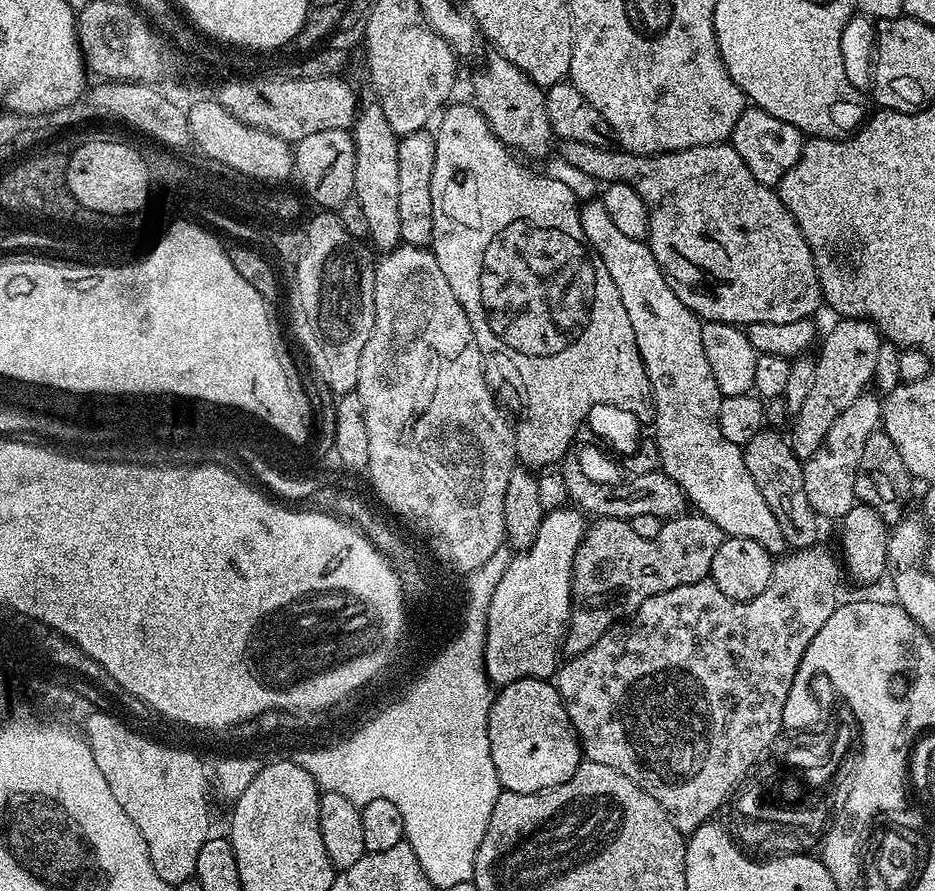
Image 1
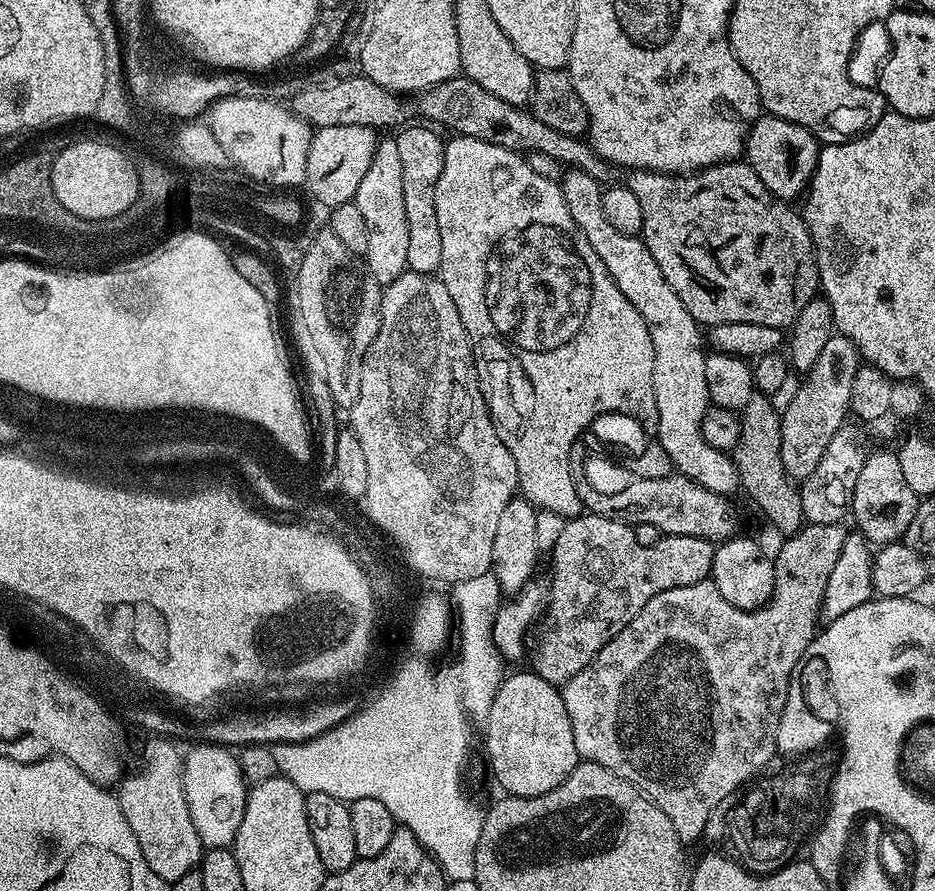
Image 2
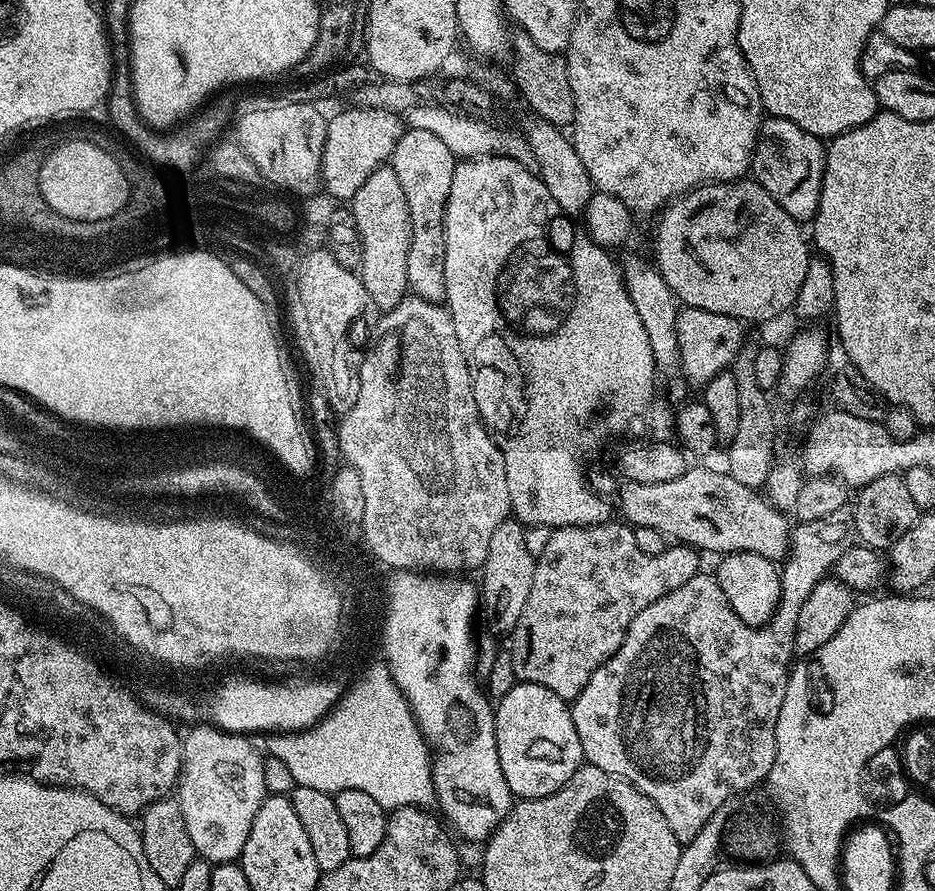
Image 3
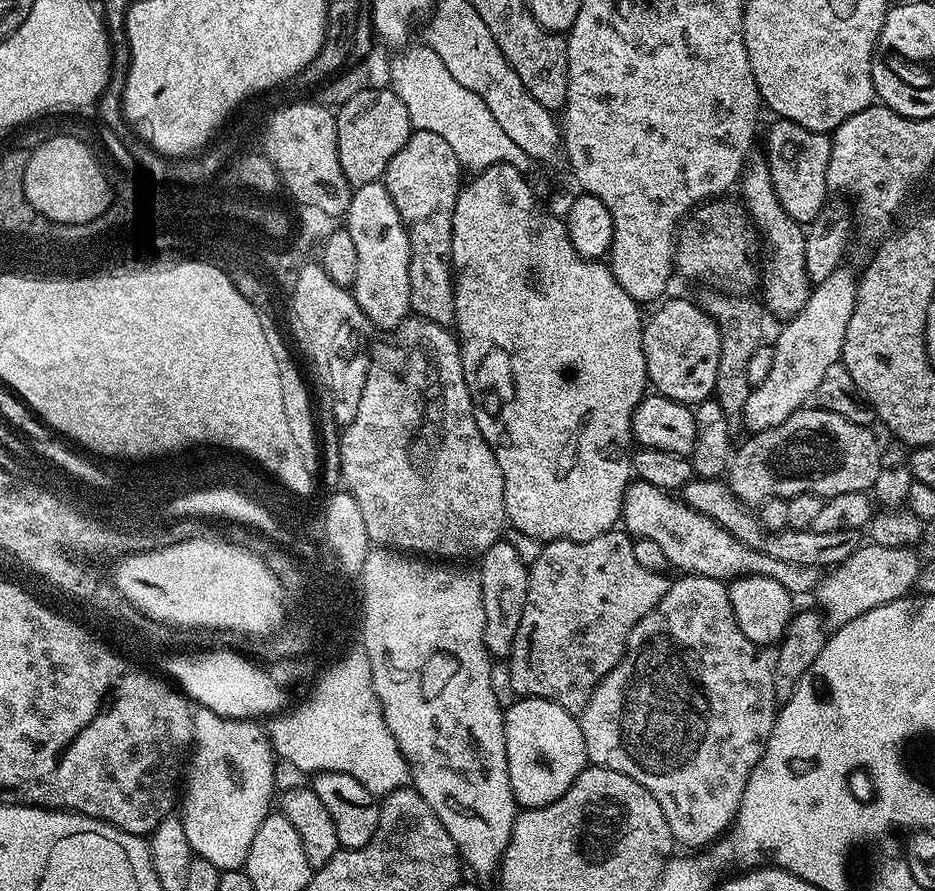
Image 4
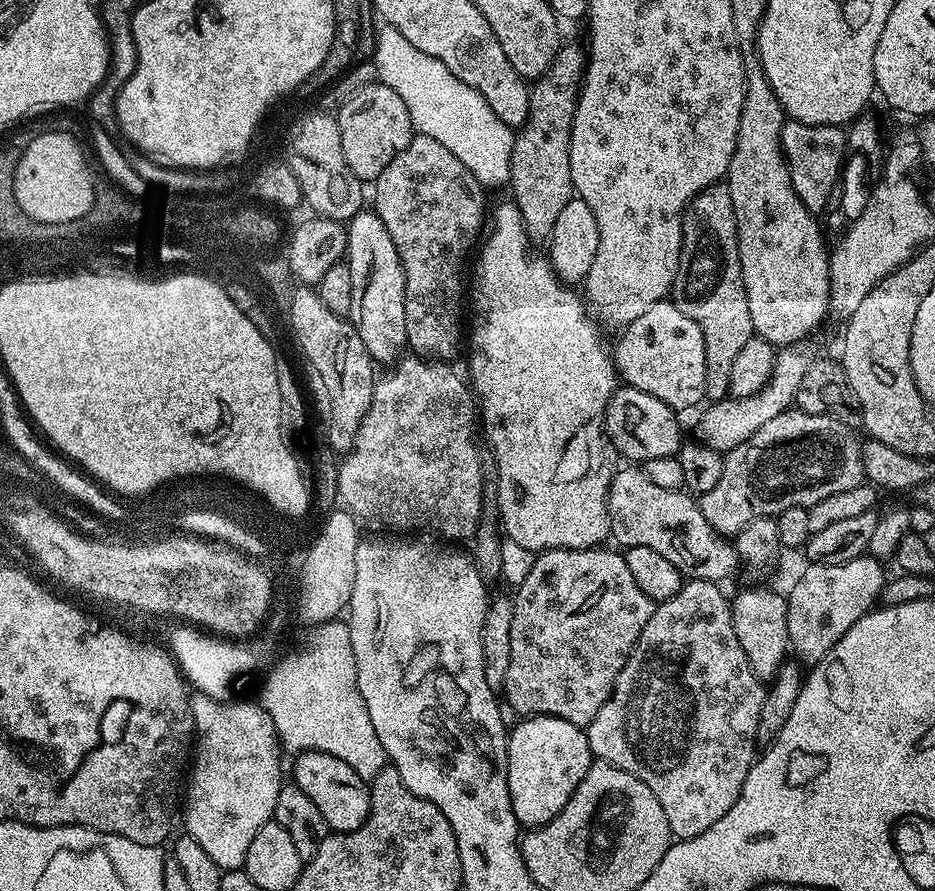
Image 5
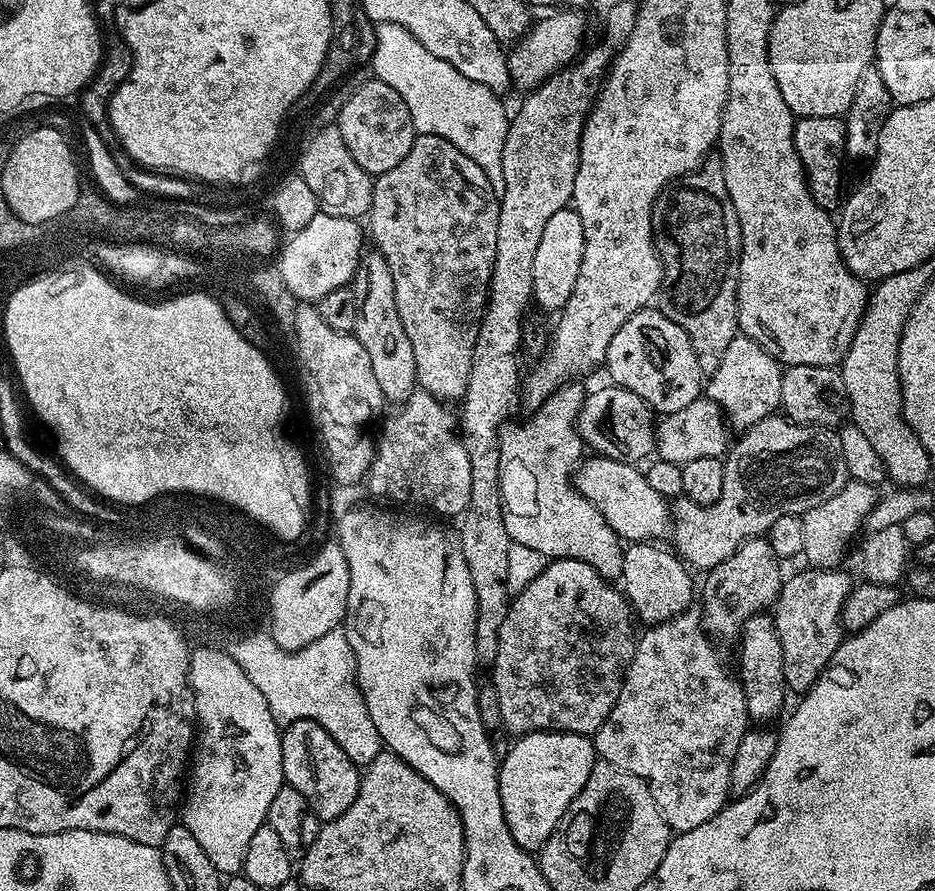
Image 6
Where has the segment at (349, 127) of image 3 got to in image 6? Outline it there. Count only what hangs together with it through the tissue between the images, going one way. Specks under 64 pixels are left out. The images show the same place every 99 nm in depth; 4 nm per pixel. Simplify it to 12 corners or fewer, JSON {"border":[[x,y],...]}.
{"border":[[375,78],[336,118],[346,150],[374,178],[418,135],[402,94]]}

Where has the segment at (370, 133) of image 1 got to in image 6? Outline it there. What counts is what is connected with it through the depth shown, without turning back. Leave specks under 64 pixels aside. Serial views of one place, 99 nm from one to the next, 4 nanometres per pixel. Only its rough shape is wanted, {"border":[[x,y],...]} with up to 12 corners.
{"border":[[375,250],[350,287],[354,335],[385,401],[418,388],[414,350]]}

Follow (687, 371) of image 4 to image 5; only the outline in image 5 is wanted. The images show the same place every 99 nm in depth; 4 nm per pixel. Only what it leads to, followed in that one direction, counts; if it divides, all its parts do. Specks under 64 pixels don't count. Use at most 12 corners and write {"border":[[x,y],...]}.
{"border":[[671,299],[621,332],[627,387],[677,410],[705,399],[702,330]]}

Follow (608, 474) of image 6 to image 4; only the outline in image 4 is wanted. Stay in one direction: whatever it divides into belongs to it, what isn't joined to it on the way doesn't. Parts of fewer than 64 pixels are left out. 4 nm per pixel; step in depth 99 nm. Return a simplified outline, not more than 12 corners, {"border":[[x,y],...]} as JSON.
{"border":[[633,479],[622,524],[672,568],[731,582],[774,578],[793,594],[821,569],[738,542],[683,499]]}

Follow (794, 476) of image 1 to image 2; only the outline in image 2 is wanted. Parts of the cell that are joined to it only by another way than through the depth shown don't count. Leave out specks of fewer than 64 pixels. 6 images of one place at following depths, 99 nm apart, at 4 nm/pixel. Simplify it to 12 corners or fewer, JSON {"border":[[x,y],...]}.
{"border":[[763,394],[739,413],[740,485],[783,534],[806,521],[782,466],[782,415]]}

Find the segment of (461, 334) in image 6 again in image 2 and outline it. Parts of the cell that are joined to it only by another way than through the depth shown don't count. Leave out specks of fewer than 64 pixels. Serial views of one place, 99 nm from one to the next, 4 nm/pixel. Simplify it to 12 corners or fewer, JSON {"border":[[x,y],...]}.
{"border":[[416,122],[394,136],[402,161],[409,272],[436,274],[434,190],[445,146]]}

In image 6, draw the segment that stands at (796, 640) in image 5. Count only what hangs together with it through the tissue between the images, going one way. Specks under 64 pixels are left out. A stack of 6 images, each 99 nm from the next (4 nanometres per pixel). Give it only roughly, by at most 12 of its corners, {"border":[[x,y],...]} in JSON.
{"border":[[805,567],[774,605],[793,693],[814,686],[842,639],[854,580]]}

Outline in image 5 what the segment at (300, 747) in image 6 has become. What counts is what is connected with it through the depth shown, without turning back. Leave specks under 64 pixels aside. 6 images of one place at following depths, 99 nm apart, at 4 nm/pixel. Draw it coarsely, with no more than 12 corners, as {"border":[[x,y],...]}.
{"border":[[301,752],[291,779],[332,832],[370,814],[369,781],[342,758]]}

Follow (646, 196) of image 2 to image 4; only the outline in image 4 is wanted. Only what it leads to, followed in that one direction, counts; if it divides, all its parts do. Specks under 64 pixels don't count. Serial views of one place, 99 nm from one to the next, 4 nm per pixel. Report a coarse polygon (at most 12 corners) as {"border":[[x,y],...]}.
{"border":[[713,198],[679,225],[688,280],[748,294],[762,237],[743,203]]}

